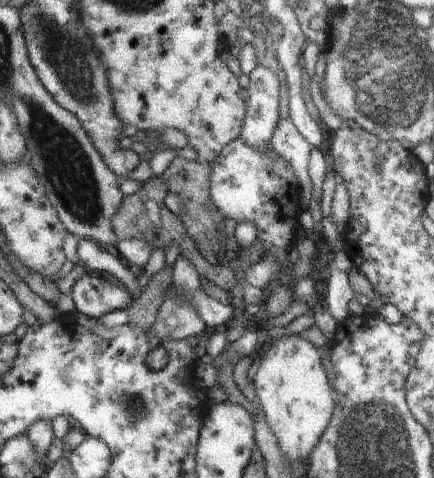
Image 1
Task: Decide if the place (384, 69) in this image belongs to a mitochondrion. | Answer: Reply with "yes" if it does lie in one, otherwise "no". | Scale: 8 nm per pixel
yes

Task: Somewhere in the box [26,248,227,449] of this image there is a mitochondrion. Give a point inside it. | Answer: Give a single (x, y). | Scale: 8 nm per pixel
(136, 408)

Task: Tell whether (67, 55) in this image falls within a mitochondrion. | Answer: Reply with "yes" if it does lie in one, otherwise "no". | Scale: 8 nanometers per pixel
yes

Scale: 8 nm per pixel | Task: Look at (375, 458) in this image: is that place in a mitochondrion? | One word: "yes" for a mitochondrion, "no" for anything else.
yes

